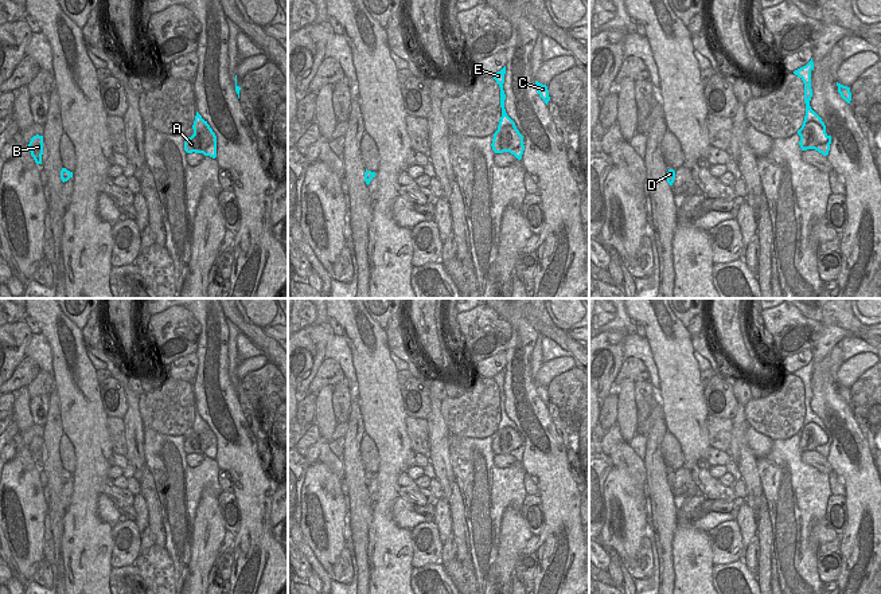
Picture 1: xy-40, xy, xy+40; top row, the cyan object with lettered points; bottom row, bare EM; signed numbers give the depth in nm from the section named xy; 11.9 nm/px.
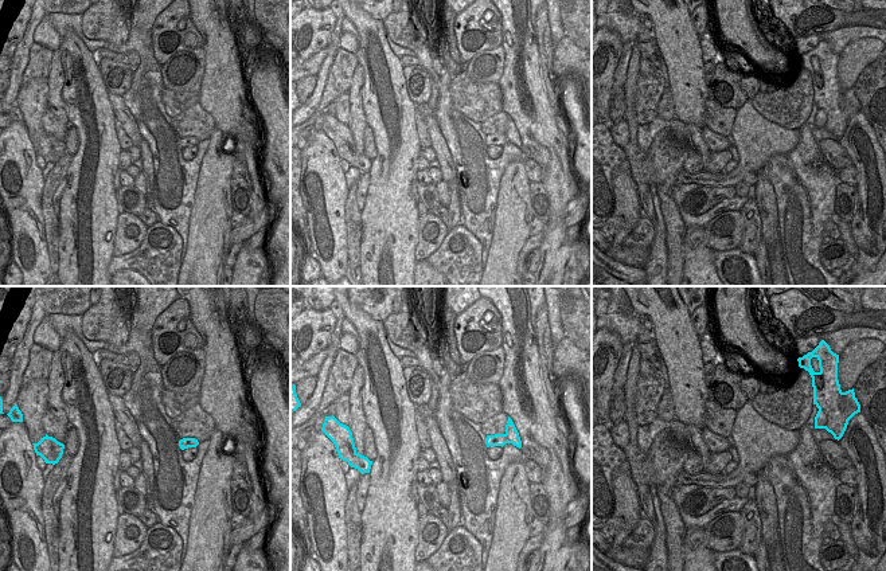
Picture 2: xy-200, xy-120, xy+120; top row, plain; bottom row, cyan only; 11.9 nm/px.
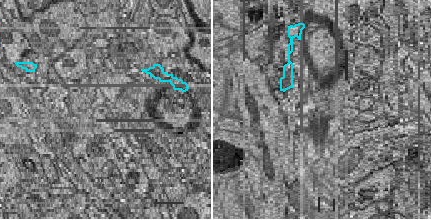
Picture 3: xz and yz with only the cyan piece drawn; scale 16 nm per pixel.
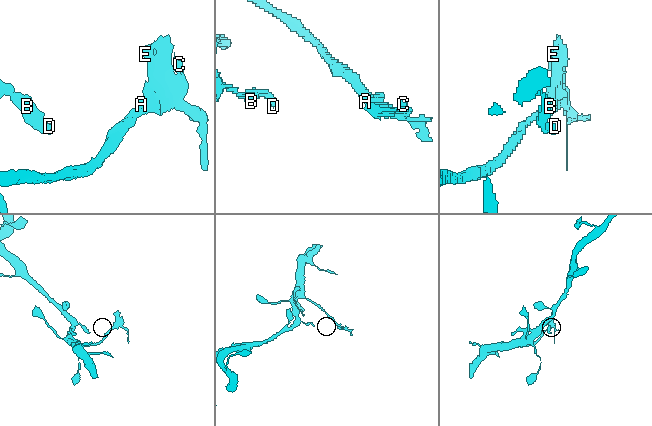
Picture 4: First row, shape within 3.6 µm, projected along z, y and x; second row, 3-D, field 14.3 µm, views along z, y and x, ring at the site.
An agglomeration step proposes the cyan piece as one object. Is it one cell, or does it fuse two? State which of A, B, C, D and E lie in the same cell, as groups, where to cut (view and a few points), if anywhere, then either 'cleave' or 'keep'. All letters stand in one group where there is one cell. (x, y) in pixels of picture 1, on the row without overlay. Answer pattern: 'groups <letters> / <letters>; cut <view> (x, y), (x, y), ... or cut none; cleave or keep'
groups A B D / C E; cut xy+40 (829, 437), (826, 442), (817, 446), (800, 441); cleave

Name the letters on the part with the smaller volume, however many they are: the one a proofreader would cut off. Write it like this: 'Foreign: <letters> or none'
Foreign: C, E

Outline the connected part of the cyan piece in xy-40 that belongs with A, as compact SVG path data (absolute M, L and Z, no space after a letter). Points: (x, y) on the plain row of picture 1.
M191 437L184 442L184 452L187 454L203 454L204 457L210 457L213 460L217 458L217 442L211 439L211 443L203 443L200 437Z

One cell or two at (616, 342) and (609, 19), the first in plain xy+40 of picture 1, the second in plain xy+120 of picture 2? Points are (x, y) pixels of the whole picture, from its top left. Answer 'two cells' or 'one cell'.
two cells

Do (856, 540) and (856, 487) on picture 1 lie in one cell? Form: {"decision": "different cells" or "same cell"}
{"decision": "same cell"}

